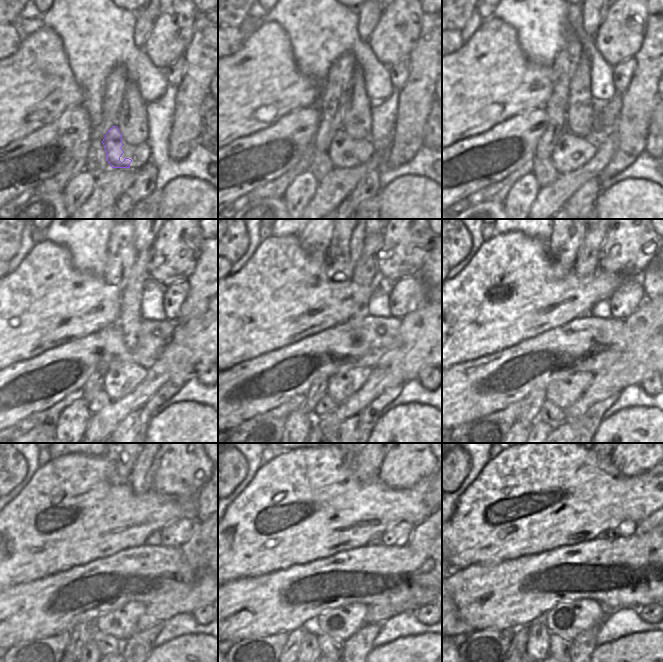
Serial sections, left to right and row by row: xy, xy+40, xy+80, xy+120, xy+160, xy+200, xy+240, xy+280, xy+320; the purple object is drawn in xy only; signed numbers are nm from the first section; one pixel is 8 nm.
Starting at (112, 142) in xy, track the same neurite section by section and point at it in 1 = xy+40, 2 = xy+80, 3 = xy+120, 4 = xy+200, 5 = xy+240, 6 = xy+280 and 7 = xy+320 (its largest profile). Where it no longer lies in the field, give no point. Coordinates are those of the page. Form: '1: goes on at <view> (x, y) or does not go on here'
1: goes on at xy+40 (337, 152)
2: goes on at xy+80 (561, 152)
3: goes on at xy+120 (112, 387)
4: goes on at xy+200 (559, 392)
5: goes on at xy+240 (120, 623)
6: goes on at xy+280 (342, 623)
7: goes on at xy+320 (567, 620)

